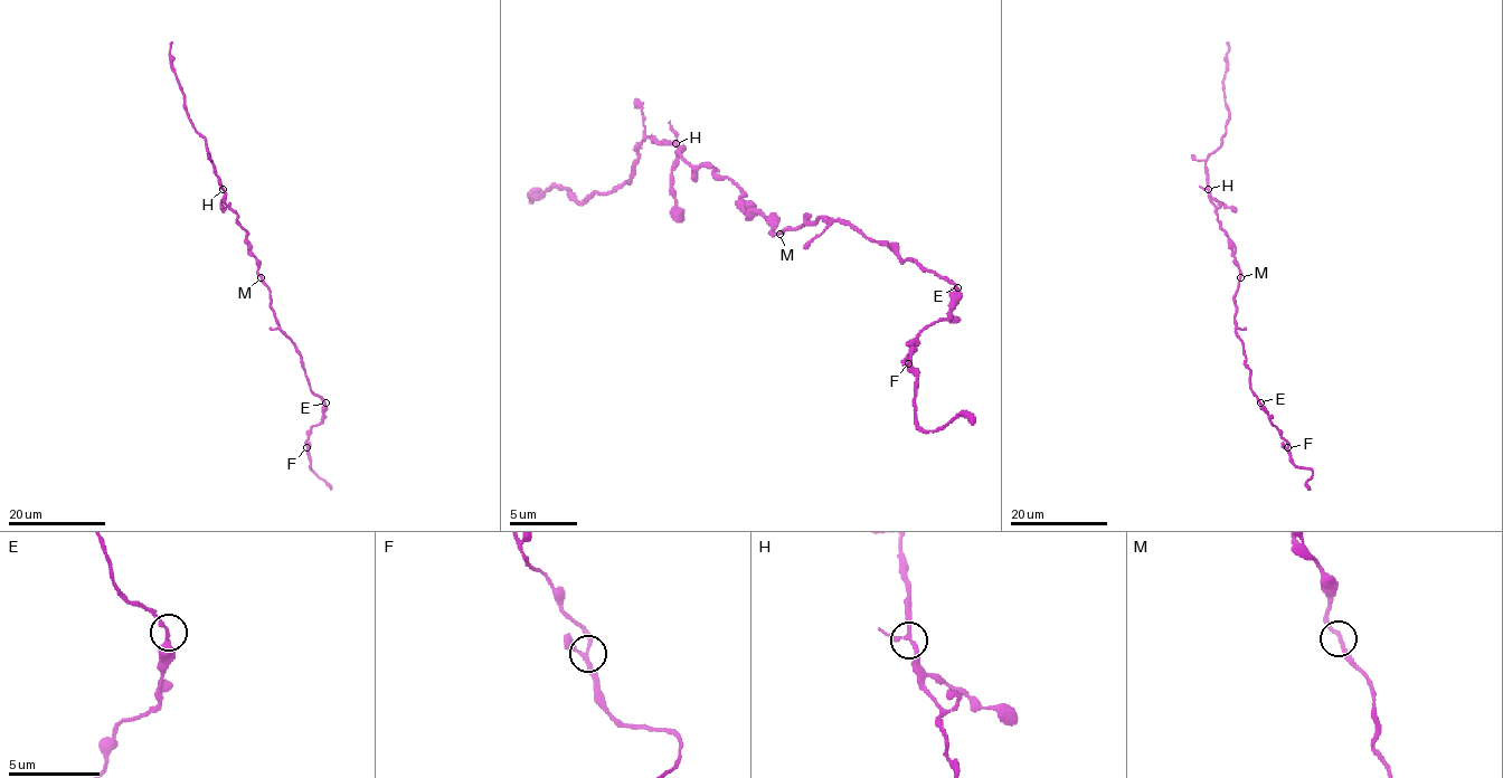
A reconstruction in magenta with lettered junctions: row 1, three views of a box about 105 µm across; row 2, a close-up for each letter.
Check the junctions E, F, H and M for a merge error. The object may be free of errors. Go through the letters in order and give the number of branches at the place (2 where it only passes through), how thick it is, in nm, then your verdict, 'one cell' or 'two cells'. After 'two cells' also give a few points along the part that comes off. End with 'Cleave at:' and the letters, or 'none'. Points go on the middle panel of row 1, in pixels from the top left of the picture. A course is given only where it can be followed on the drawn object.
E: branches 2; calibre 200 nm; one cell
F: branches 3; calibre 200 nm; one cell
H: branches 3; calibre 200 nm; one cell
M: branches 2; calibre 200 nm; one cell
Cleave at: none

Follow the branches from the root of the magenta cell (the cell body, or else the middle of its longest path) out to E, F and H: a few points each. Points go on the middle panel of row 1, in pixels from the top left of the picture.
E: (783, 230), (800, 227), (806, 217), (847, 220), (863, 237), (884, 240), (904, 261), (917, 261), (957, 287)
F: (783, 230), (806, 217), (847, 220), (954, 287), (954, 307), (914, 341), (907, 364)
H: (783, 230), (773, 234), (773, 227), (739, 197), (743, 193), (726, 177), (709, 167), (692, 167), (676, 143)

